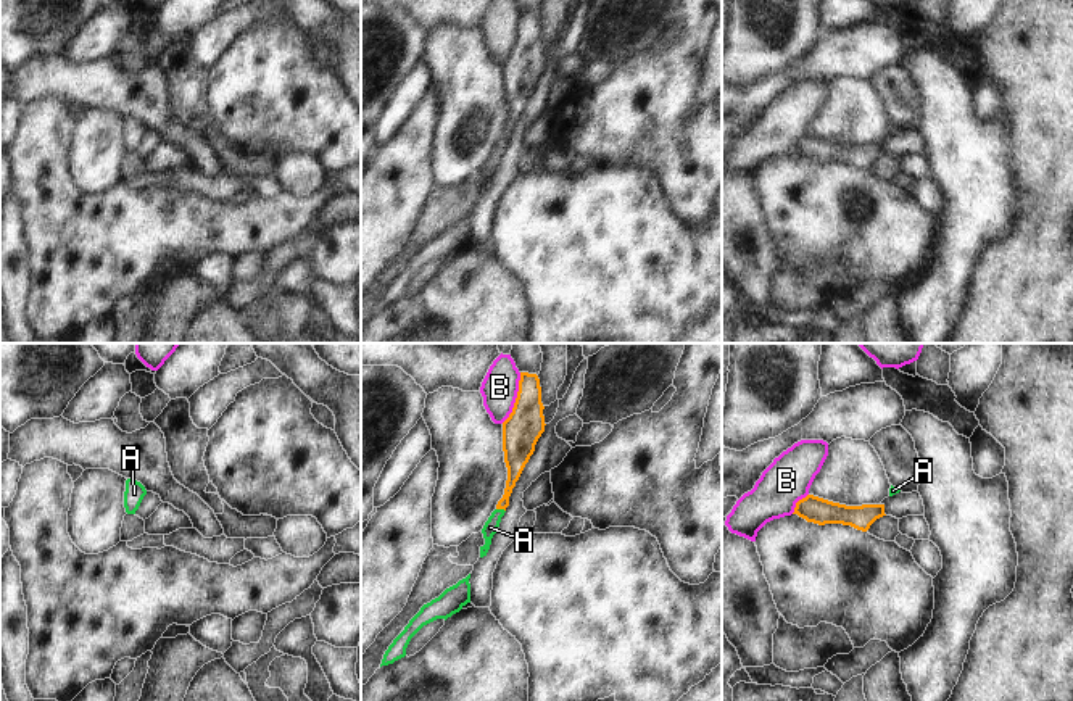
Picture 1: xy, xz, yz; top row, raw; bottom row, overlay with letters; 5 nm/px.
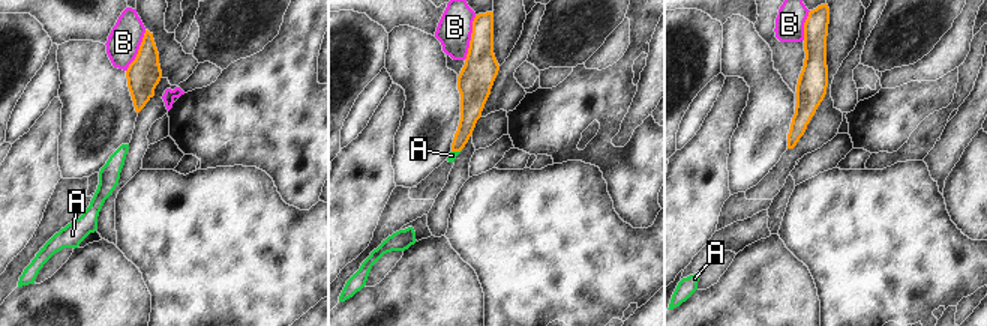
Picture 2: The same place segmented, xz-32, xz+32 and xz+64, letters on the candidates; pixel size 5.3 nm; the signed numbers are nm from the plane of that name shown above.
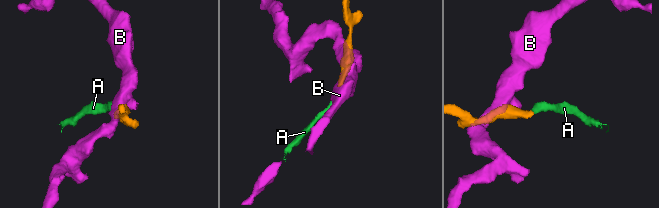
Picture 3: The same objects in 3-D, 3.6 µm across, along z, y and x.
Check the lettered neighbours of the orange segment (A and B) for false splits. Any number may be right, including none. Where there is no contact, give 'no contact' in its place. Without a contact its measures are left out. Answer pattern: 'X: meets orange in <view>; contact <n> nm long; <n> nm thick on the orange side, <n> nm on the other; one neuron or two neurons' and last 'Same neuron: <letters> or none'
A: meets orange in xz; contact 50 nm long; 100 nm thick on the orange side, 70 nm on the other; one neuron
B: meets orange in xz; contact 280 nm long; 190 nm thick on the orange side, 180 nm on the other; two neurons
Same neuron: A

